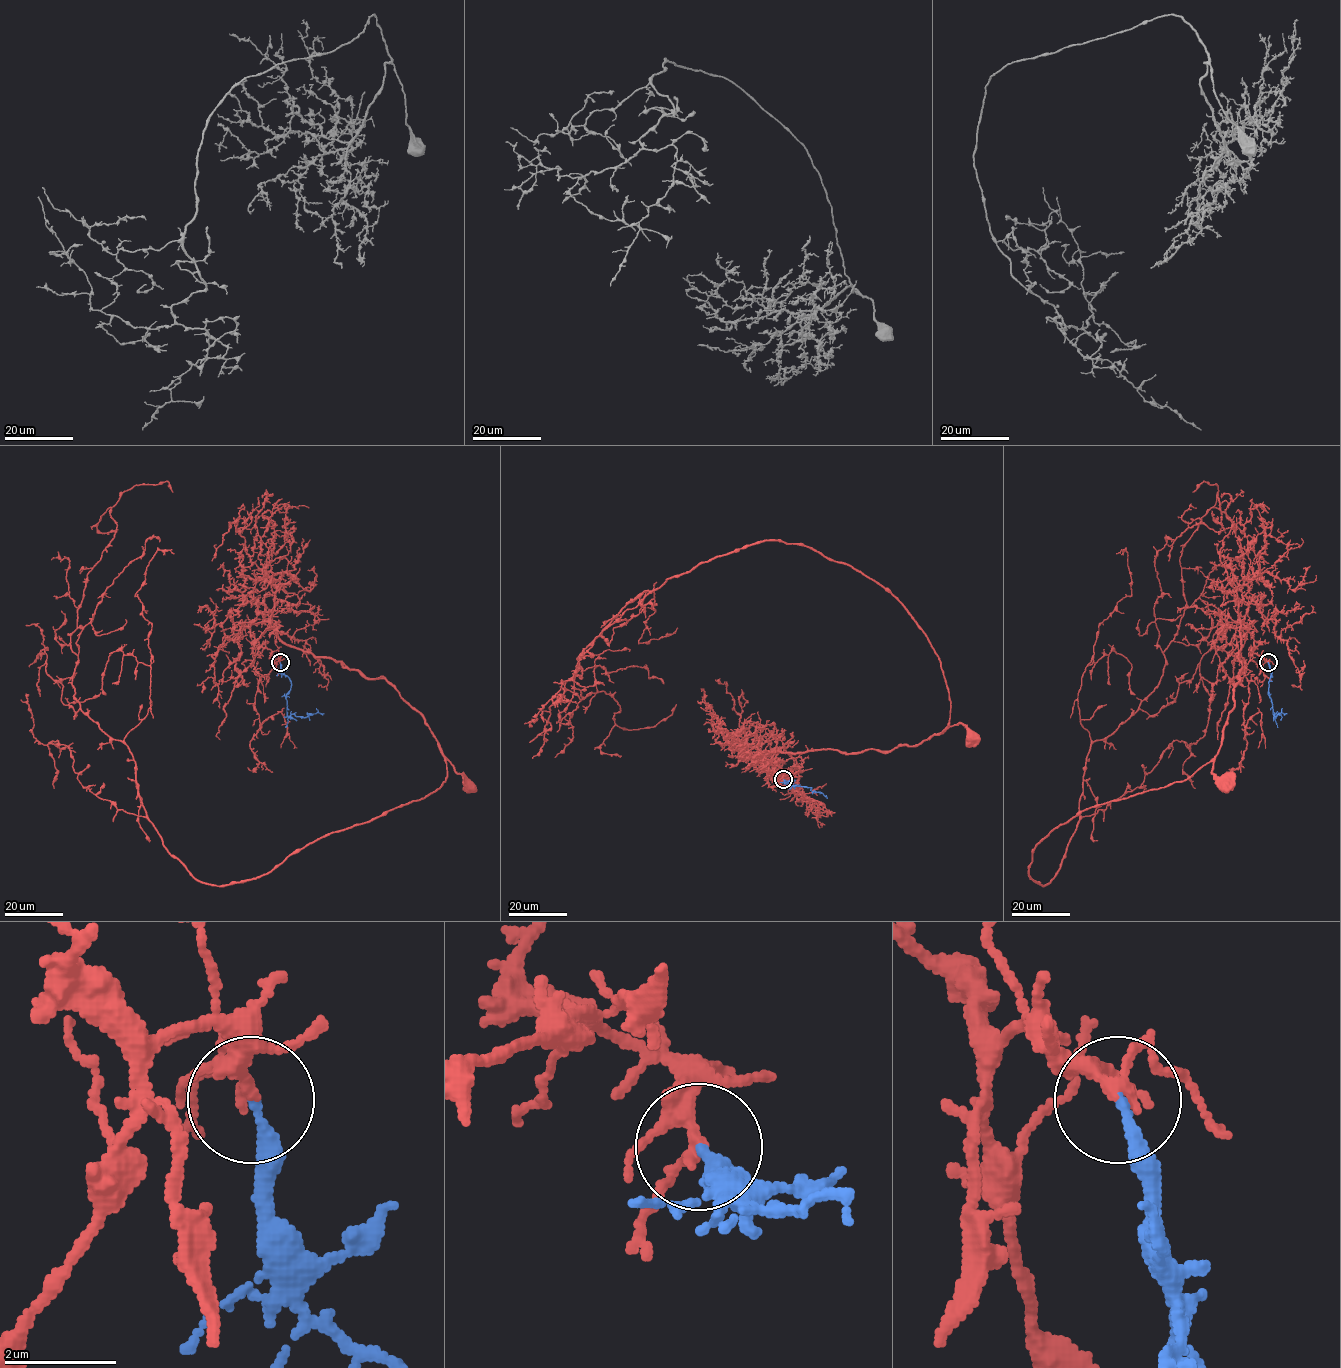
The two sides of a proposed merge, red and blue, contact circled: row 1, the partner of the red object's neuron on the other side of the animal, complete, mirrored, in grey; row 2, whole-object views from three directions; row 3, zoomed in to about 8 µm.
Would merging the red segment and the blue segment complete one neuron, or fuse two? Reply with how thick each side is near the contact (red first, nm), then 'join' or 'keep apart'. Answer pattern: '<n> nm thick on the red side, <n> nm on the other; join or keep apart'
170 nm thick on the red side, 200 nm on the other; join

